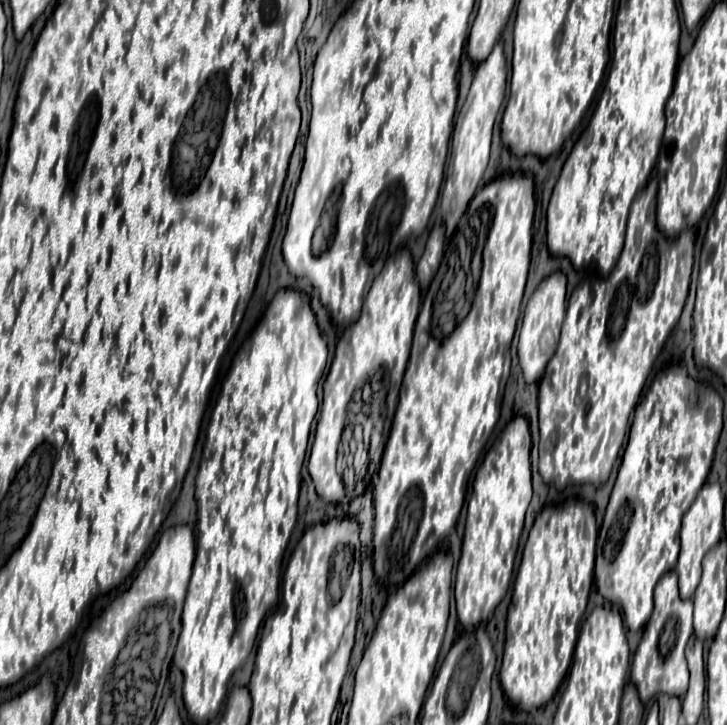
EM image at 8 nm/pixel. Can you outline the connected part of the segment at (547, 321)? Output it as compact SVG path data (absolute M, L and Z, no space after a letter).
M554 273L538 285L524 313L524 323L522 323L520 341L518 341L518 359L520 359L520 367L522 367L526 383L536 383L542 379L546 365L558 347L564 315L566 315L566 277L564 273Z

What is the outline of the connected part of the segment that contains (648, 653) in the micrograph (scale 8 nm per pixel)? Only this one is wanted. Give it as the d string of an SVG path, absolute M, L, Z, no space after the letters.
M676 571L666 573L654 591L654 613L644 629L642 641L634 653L630 681L636 685L642 703L648 703L654 695L666 693L672 697L684 697L688 691L688 665L684 657L684 647L693 634L692 600L682 601L678 597L678 577Z

